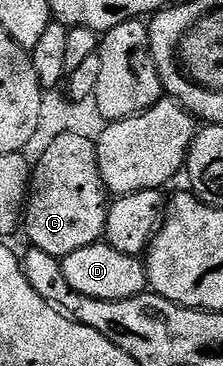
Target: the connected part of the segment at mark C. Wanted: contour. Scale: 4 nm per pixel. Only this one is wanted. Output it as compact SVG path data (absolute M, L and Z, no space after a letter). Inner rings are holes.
M79 131L66 132L43 145L44 153L40 161L35 161L30 172L30 191L26 201L26 211L22 217L23 231L28 231L28 244L38 250L46 250L46 254L63 258L74 254L74 250L82 250L82 246L97 243L104 235L110 193L104 187L102 174L98 170L96 157L96 141L90 140L85 133Z

